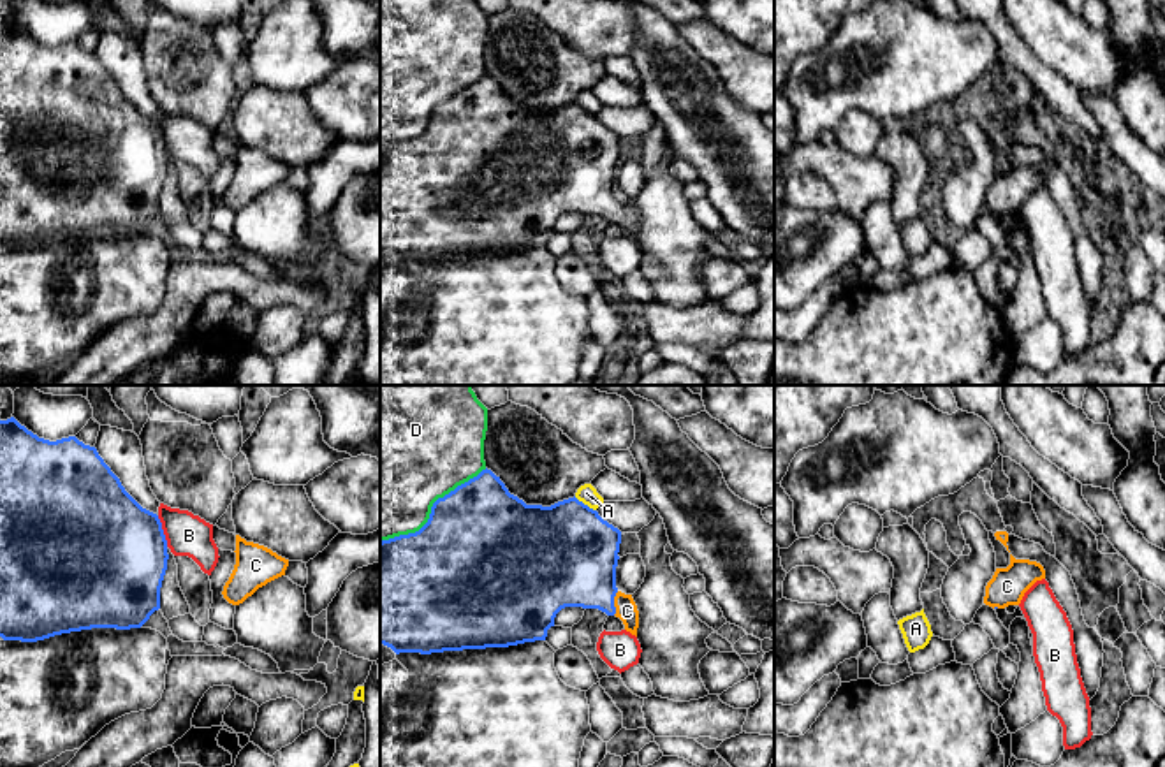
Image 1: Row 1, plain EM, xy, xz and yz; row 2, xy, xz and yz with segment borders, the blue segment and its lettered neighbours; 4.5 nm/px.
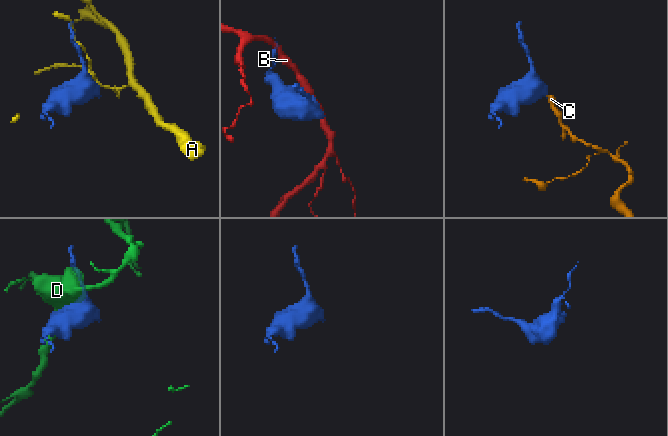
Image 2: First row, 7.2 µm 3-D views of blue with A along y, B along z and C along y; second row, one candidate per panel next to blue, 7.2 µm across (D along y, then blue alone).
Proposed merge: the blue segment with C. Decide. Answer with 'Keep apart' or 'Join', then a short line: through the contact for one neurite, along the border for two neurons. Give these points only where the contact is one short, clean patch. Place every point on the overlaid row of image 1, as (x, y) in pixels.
Join. Line: xz (574, 565), (613, 604), (627, 611)

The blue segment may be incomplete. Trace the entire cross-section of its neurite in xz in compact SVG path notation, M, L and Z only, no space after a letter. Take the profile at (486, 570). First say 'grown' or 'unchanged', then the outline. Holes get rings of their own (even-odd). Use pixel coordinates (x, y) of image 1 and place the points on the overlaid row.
grown; M482 470L477 477L458 486L454 491L438 498L428 522L415 533L399 535L380 542L380 644L399 653L443 653L463 649L509 647L524 642L546 640L547 630L554 626L556 614L565 607L598 609L607 616L616 616L623 621L625 630L637 637L639 610L632 595L625 595L616 588L616 566L621 544L621 531L604 521L597 510L590 508L575 496L558 501L551 507L526 505L517 496L510 494L505 484L491 470Z

